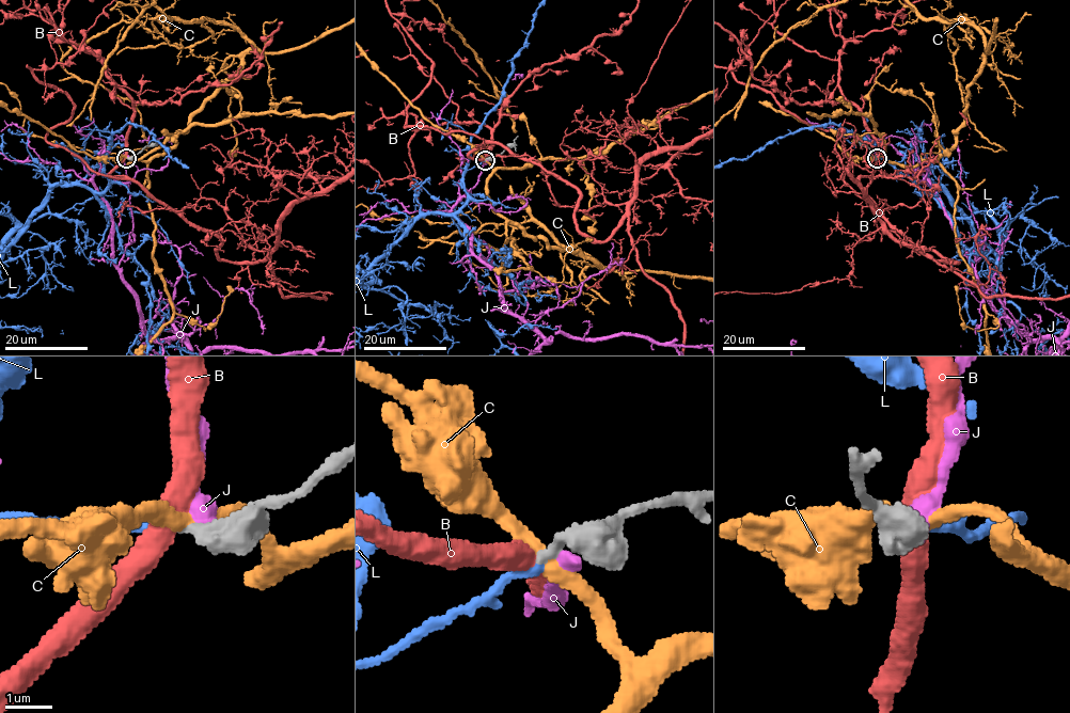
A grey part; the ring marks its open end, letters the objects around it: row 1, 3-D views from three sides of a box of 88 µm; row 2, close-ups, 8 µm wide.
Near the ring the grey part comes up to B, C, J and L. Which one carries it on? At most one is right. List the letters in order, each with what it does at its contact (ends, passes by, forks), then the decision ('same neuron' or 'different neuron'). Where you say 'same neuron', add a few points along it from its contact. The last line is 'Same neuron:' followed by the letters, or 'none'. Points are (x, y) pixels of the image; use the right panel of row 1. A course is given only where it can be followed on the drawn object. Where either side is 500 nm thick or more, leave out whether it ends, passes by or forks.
B: it passes by; different neuron
C: it passes by; different neuron
J: it ends; different neuron
L: it ends; same neuron
Same neuron: L

